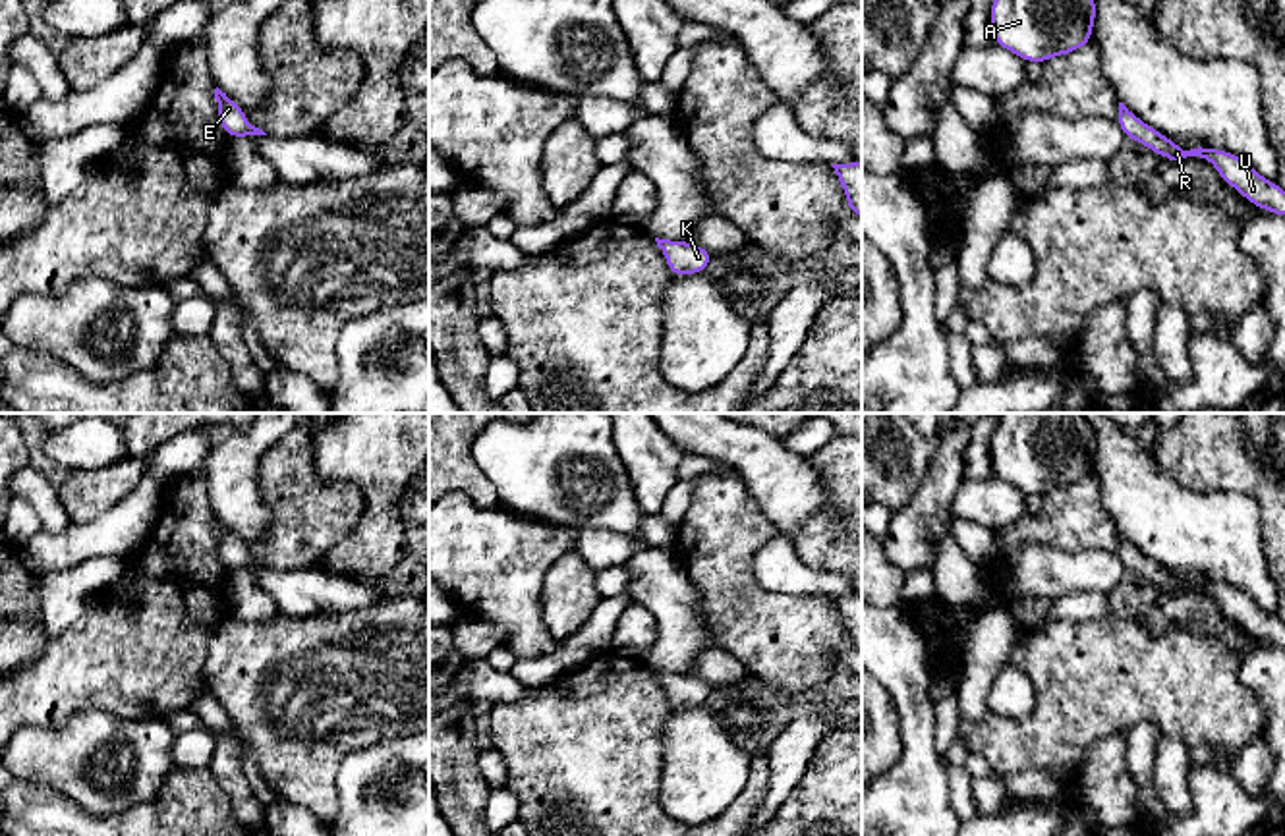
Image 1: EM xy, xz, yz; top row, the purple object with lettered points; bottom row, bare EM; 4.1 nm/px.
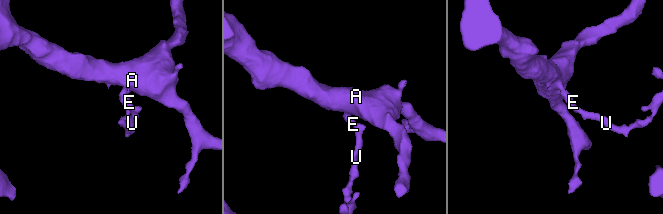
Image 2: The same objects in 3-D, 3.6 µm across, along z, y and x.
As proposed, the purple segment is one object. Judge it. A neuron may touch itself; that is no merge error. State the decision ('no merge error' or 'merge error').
no merge error

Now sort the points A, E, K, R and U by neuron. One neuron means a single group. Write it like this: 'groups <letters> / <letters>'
groups A E K R U

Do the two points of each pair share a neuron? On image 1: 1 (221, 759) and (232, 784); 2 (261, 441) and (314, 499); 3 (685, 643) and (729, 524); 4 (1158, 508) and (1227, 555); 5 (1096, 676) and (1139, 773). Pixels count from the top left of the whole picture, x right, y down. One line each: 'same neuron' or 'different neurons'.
1: same neuron
2: different neurons
3: different neurons
4: same neuron
5: different neurons

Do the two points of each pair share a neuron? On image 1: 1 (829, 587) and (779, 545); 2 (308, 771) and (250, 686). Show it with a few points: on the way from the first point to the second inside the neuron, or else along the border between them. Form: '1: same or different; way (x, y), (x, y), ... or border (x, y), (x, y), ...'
1: same; way (816, 582), (808, 582), (785, 558)
2: same; way (286, 750), (263, 726), (259, 707)

